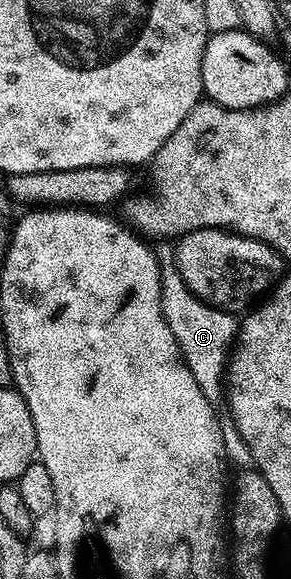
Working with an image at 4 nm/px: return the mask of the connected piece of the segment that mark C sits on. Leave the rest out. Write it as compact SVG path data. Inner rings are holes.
M171 239L158 240L153 250L159 259L161 305L165 321L201 393L205 393L209 402L216 405L222 404L225 399L225 376L229 371L231 352L237 342L240 320L232 312L217 309L201 301L201 297L191 292L175 264L175 243Z

